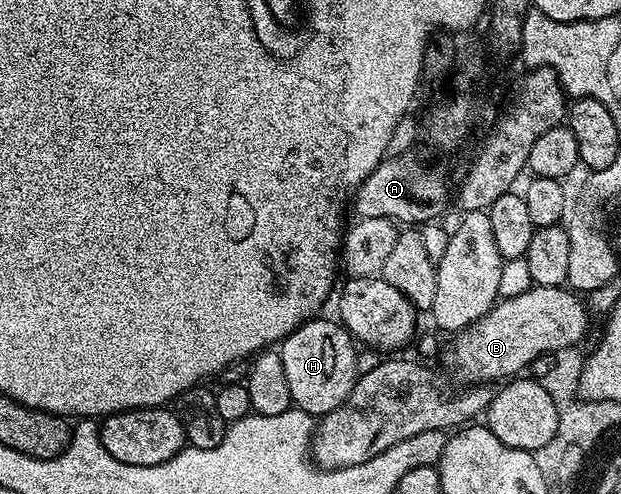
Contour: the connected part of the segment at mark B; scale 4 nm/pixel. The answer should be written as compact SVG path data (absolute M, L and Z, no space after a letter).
M533 285L522 295L497 300L491 311L473 325L466 326L451 338L452 350L448 365L456 372L460 383L500 383L515 378L529 368L534 359L543 353L557 353L560 348L579 346L588 333L588 313L571 288L564 285Z

